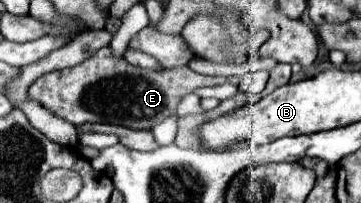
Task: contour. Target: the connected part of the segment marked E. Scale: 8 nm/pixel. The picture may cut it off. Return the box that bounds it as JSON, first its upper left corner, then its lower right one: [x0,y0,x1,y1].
[29,47,227,129]

